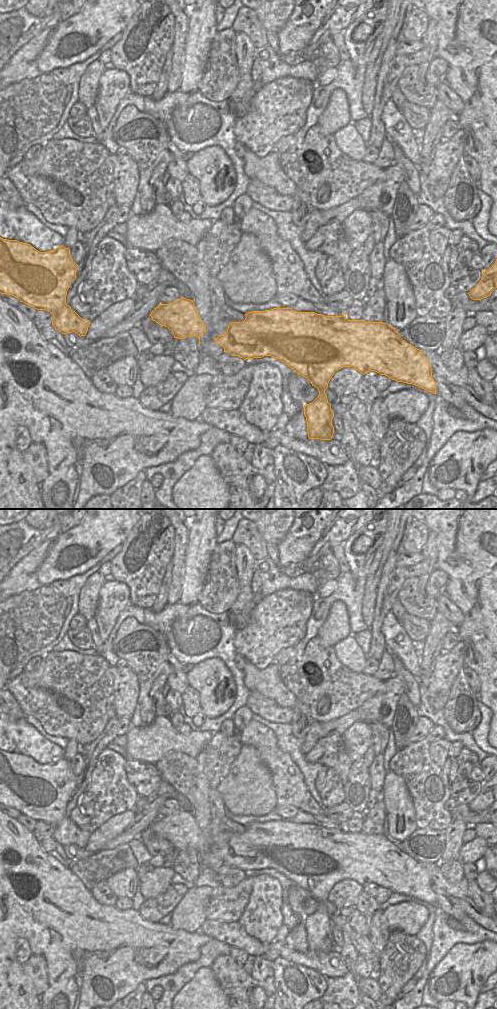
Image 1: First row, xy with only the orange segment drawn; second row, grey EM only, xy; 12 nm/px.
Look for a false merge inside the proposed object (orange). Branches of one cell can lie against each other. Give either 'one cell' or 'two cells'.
one cell

